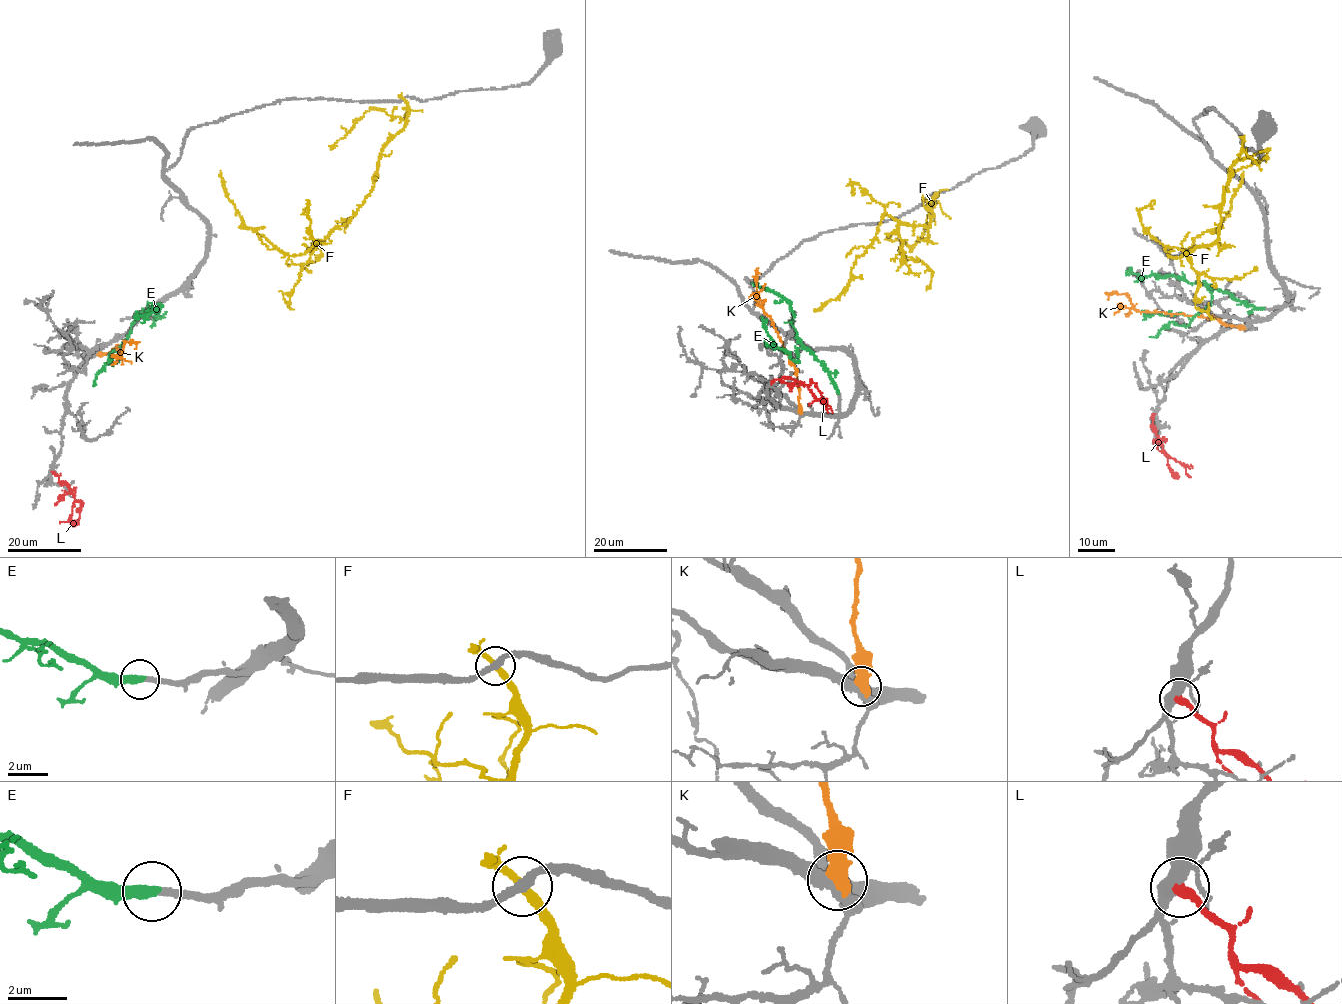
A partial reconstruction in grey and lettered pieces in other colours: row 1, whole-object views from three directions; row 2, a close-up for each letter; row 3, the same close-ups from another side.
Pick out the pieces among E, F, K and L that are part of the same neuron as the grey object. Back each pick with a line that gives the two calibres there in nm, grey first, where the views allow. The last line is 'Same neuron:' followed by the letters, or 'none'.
E: 240 nm thick on the grey side, 400 nm on the other
Same neuron: E

